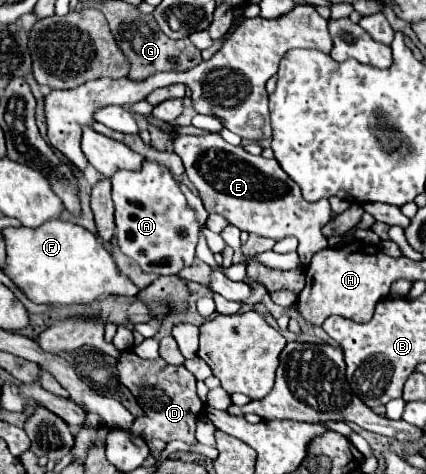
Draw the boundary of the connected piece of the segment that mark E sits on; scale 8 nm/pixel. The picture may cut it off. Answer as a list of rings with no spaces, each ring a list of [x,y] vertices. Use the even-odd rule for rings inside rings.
[[[201,134],[201,136],[175,136],[173,150],[183,160],[185,172],[189,180],[197,186],[199,196],[209,214],[221,214],[227,218],[229,224],[237,226],[239,230],[253,232],[265,238],[281,240],[285,236],[295,236],[299,240],[299,260],[305,268],[311,262],[311,256],[323,248],[327,248],[327,238],[323,236],[321,228],[331,220],[331,206],[329,200],[307,202],[303,200],[299,186],[279,168],[279,162],[267,160],[263,156],[251,156],[243,146],[227,144],[219,134]]]

